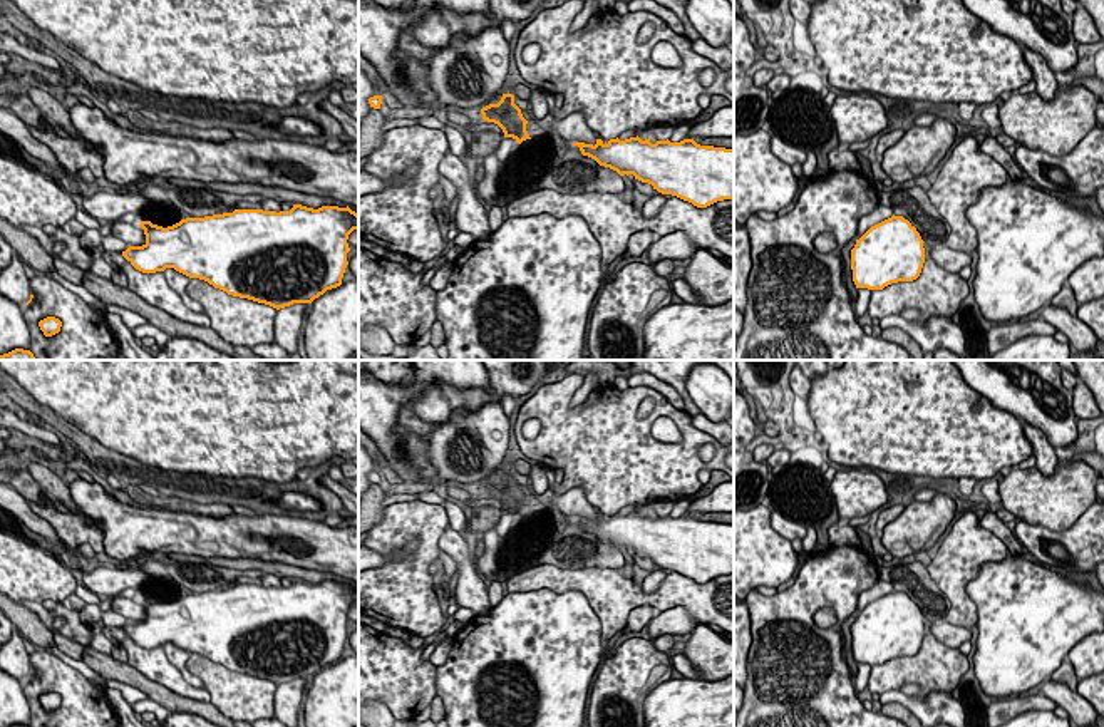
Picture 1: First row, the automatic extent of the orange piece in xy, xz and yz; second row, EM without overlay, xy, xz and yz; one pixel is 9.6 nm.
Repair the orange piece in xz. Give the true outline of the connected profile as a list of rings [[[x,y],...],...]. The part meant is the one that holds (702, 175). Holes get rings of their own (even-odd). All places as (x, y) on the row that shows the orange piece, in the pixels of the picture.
[[[638,136],[606,144],[573,142],[583,156],[620,176],[633,174],[662,194],[672,194],[697,208],[734,199],[734,149],[700,146],[694,139],[680,142],[642,141]]]

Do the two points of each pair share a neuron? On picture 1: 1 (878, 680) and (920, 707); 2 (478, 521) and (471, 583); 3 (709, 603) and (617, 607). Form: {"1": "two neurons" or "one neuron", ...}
{"1": "two neurons", "2": "one neuron", "3": "one neuron"}

